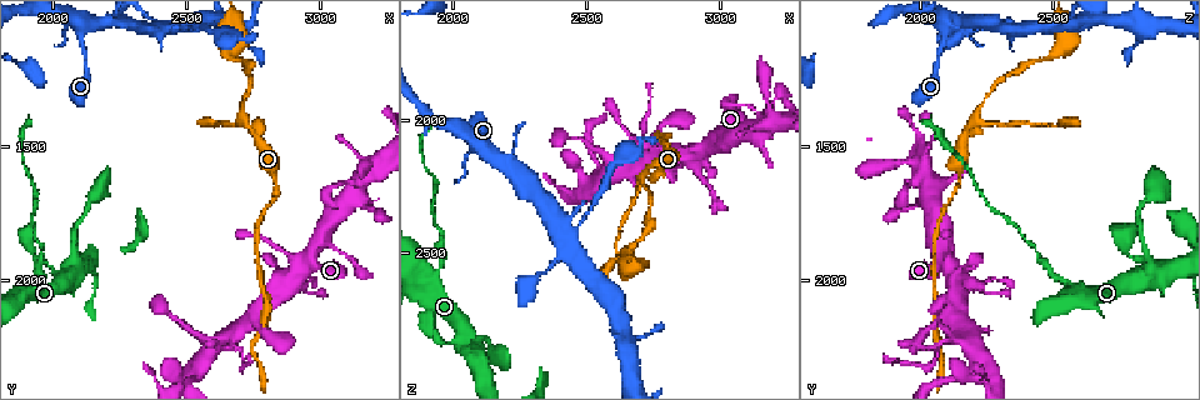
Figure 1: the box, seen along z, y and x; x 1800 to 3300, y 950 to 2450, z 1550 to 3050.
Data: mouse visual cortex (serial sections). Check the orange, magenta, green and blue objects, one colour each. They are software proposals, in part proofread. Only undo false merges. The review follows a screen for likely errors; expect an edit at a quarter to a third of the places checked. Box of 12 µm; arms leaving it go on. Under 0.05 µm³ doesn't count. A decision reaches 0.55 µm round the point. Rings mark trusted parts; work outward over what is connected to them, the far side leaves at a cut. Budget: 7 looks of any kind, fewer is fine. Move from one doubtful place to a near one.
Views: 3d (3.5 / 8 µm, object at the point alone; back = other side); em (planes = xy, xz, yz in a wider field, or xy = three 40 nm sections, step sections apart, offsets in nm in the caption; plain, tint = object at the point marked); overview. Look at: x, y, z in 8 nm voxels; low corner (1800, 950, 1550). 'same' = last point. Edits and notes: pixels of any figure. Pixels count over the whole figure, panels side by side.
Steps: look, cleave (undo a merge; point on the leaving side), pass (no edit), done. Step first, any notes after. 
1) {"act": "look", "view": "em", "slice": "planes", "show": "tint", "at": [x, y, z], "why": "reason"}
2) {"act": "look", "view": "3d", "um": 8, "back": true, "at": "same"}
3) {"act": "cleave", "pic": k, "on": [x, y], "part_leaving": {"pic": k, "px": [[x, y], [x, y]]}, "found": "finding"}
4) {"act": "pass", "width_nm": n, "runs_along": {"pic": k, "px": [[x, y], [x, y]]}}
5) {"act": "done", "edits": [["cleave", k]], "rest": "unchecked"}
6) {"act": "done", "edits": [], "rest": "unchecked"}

{"act": "look", "view": "3d", "um": 3.5, "back": true, "at": [2950, 2020, 2220], "why": "thick turns thin"}

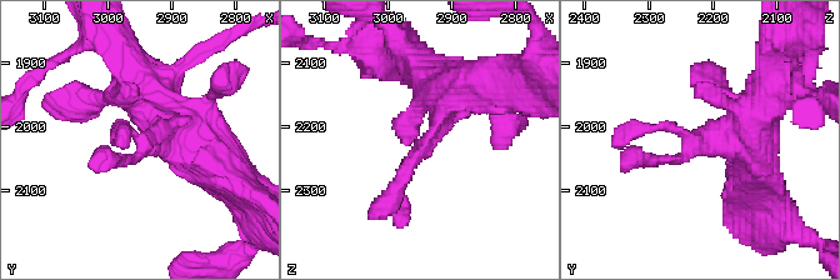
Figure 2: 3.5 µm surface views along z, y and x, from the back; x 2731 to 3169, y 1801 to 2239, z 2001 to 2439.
{"act": "look", "view": "em", "slice": "xy", "step": 3, "show": "tint", "at": [2940, 2025, 2235], "why": "shape alone is not enough"}

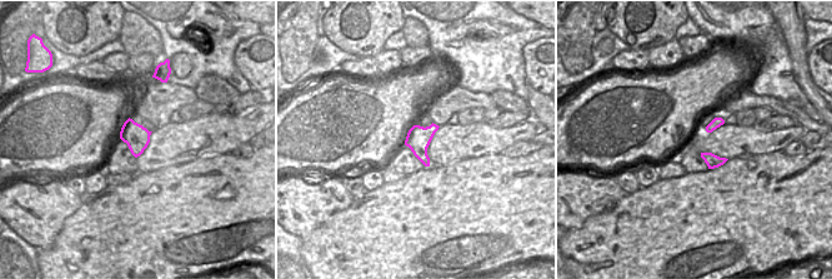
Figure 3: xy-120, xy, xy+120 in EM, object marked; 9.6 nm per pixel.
{"act": "look", "view": "em", "slice": "xy", "step": 2, "show": "tint", "at": "same", "why": "another direction"}

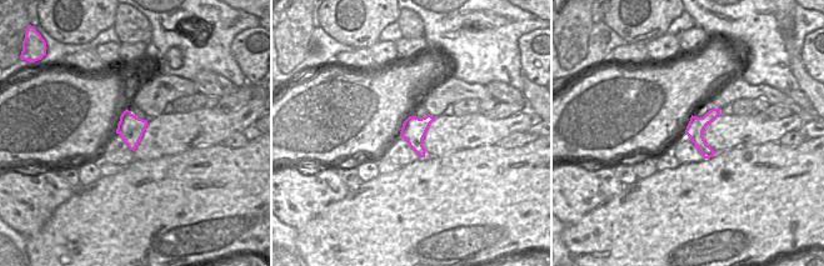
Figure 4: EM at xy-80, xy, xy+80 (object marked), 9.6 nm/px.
{"act": "pass", "runs_along": {"pic": 2, "px": [[448, 84], [448, 109], [385, 211]]}, "found": "continuous, no second cell"}

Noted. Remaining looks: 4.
{"act": "look", "view": "3d", "um": 3.5, "at": [2670, 2250, 2060]}

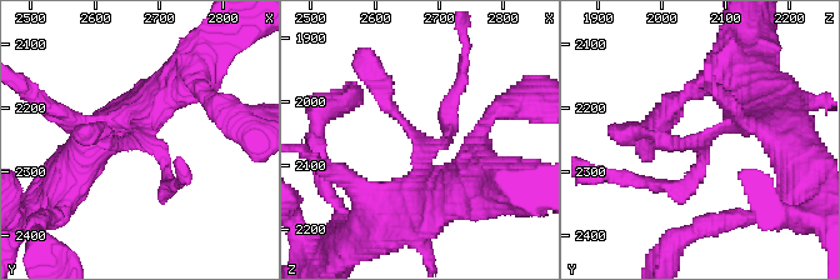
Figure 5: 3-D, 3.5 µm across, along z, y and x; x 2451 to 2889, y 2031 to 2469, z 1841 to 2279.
{"act": "look", "view": "em", "slice": "xy", "step": 1, "show": "tint", "at": [2670, 2240, 2070], "why": "need the tissue"}

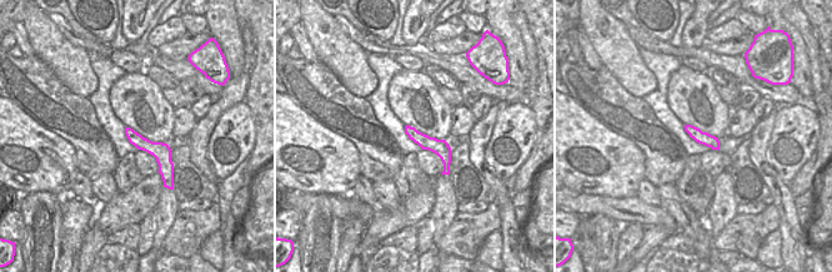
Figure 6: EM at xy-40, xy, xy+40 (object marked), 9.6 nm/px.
{"act": "pass", "runs_along": {"pic": 5, "px": [[440, 195], [379, 80]]}, "found": "all the same cell"}

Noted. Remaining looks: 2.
{"act": "look", "view": "3d", "um": 3.5, "at": [1940, 2030, 2580], "why": "three-way junction"}

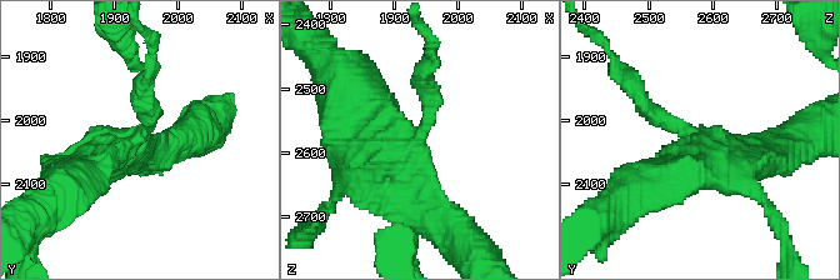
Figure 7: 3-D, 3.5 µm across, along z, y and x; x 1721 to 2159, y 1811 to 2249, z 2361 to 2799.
{"act": "look", "view": "em", "slice": "planes", "show": "tint", "at": [1930, 2030, 2580], "arms": 3, "arm_widths_nm": [200, 400, 500], "why": "now the EM"}

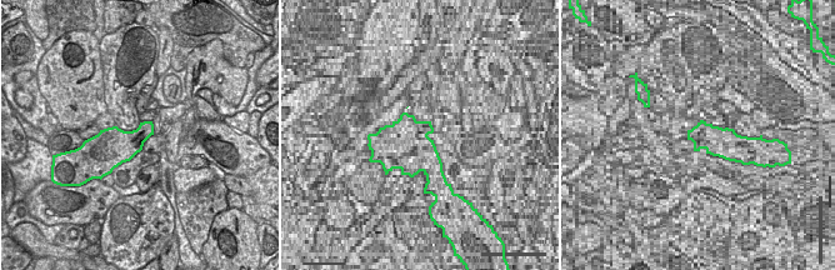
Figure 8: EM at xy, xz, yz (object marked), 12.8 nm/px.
{"act": "cleave", "pic": 7, "on": [635, 78], "part_leaving": {"pic": 7, "px": [[669, 119], [653, 115], [595, 34]]}, "found": "two cells meet here"}

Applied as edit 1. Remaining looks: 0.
{"act": "done", "edits": [["cleave", 7]], "rest": "unchecked"}

